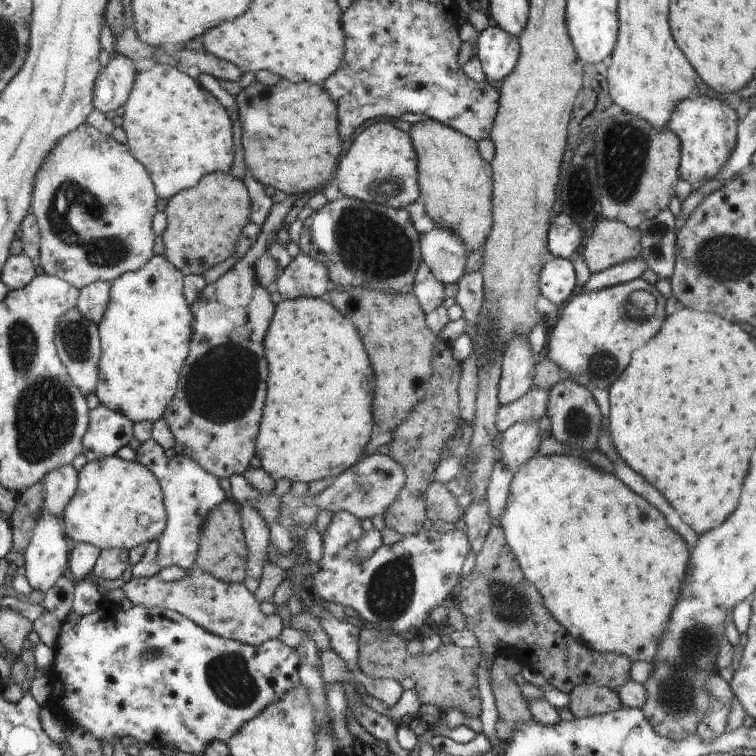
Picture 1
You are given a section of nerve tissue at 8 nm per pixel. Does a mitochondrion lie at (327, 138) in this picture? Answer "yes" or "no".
no

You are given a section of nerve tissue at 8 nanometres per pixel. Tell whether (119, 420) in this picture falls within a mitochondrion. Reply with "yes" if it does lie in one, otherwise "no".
no

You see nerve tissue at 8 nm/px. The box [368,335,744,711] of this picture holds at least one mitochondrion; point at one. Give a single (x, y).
(508, 602)

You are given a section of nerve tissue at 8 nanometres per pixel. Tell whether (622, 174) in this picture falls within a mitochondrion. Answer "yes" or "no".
yes

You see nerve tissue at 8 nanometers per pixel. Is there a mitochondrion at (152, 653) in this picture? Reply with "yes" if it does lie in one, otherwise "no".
yes

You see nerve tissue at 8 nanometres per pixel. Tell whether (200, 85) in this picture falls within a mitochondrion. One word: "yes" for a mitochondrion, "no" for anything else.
no

